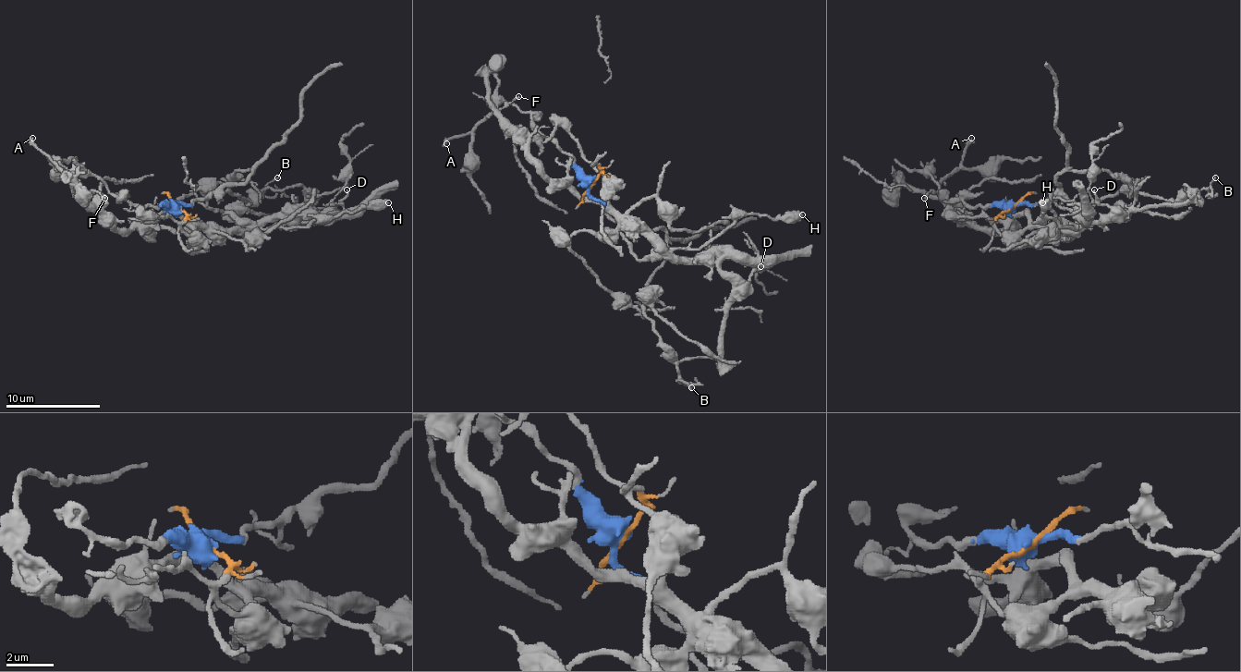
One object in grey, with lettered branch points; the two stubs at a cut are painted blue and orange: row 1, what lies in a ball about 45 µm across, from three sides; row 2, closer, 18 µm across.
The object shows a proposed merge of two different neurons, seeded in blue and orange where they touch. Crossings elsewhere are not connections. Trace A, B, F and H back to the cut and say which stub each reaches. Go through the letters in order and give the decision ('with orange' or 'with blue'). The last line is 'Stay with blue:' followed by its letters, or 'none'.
A: with orange
B: with blue
F: with orange
H: with blue
Stay with blue: B, H

